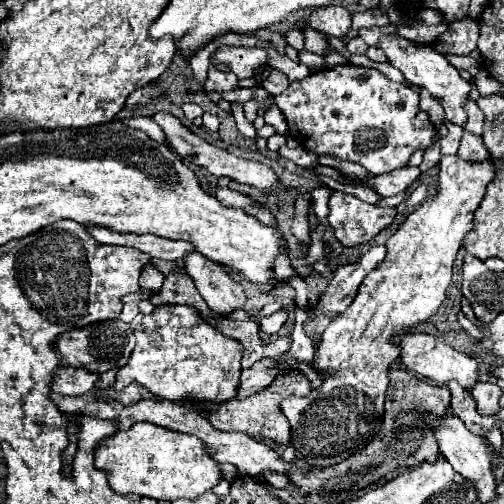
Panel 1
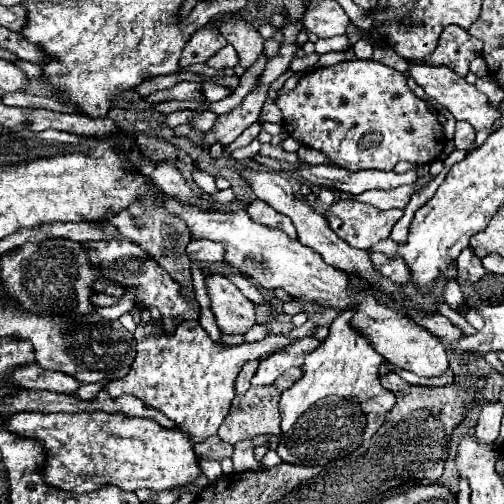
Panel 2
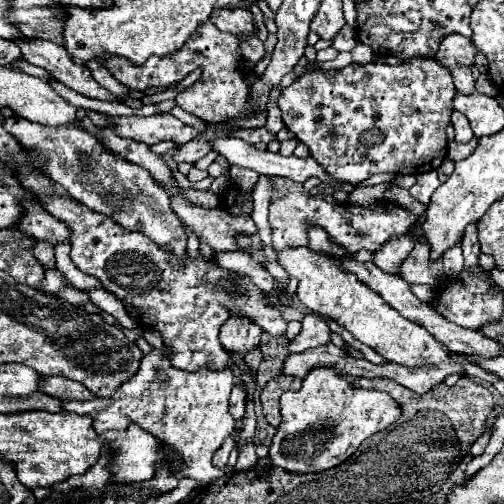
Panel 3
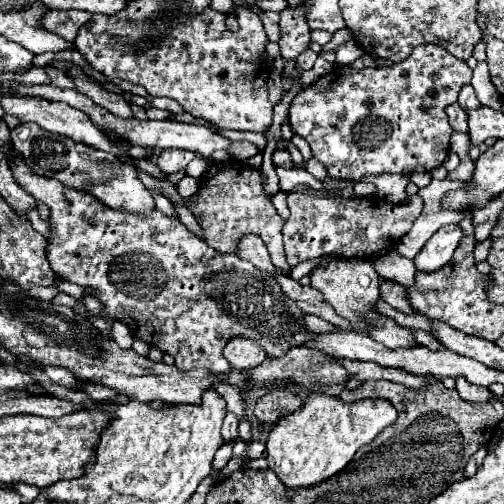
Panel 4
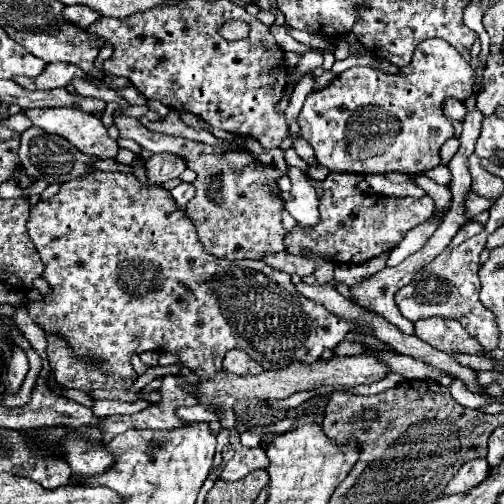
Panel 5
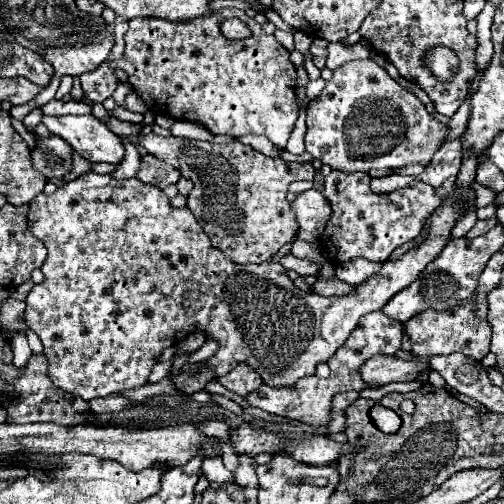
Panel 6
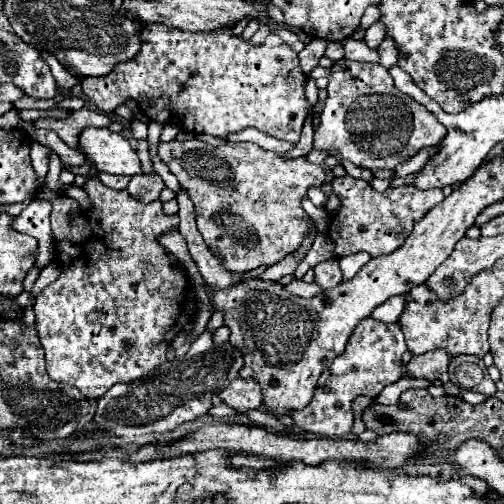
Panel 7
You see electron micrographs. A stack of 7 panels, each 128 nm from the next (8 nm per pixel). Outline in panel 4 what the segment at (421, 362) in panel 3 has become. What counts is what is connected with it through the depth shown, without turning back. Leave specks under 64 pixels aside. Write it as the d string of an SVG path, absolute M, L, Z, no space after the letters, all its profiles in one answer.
M350 258L350 260L330 260L326 266L318 266L310 272L310 286L318 290L324 296L324 302L328 302L338 316L346 318L354 330L372 336L372 340L382 342L388 348L416 348L418 342L414 338L412 328L400 326L396 320L380 314L376 310L378 302L378 282L380 276L372 268L372 262L368 258Z

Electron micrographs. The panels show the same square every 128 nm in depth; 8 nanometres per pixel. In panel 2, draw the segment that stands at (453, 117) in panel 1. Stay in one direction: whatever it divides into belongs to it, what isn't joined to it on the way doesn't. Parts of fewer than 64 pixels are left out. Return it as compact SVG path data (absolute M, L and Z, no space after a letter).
M408 60L410 68L410 76L424 88L424 92L428 94L428 98L436 100L438 104L442 104L456 120L464 120L468 124L472 124L476 130L482 128L490 128L494 124L494 120L500 118L500 112L492 106L488 106L488 98L476 90L474 84L468 84L462 76L458 76L456 72L452 72L452 68L448 66L430 66L430 64L418 64L414 60Z

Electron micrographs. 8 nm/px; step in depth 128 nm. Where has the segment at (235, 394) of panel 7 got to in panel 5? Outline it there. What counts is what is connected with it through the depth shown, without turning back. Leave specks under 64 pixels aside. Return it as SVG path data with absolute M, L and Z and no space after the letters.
M230 350L224 356L224 370L232 374L260 374L262 368L256 364L246 352L242 350Z

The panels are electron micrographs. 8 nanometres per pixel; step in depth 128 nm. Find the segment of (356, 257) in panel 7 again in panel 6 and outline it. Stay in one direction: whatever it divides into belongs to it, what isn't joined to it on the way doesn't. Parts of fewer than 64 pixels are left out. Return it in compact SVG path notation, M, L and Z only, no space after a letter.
M354 258L350 262L338 264L336 276L340 280L346 280L348 284L360 284L360 282L366 282L366 278L374 276L376 270L380 270L380 268L382 268L382 264L374 264L374 262L364 260L364 258Z

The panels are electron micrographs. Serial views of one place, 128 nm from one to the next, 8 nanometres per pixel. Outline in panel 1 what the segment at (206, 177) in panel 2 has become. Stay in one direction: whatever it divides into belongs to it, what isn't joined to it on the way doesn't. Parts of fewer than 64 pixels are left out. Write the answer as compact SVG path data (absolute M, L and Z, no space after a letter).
M218 188L216 190L216 198L220 200L222 206L228 206L228 208L242 208L242 210L246 210L248 206L260 206L250 196L242 194L242 192L236 192L236 190L230 190L230 188Z

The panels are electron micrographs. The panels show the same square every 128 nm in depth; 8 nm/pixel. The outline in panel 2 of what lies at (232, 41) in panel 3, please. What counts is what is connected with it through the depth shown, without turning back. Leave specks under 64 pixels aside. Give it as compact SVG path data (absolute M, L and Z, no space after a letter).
M214 28L196 30L194 36L184 46L184 52L180 58L180 68L186 68L186 66L198 64L198 62L206 62L210 56L214 56L226 44L228 44L226 38Z

